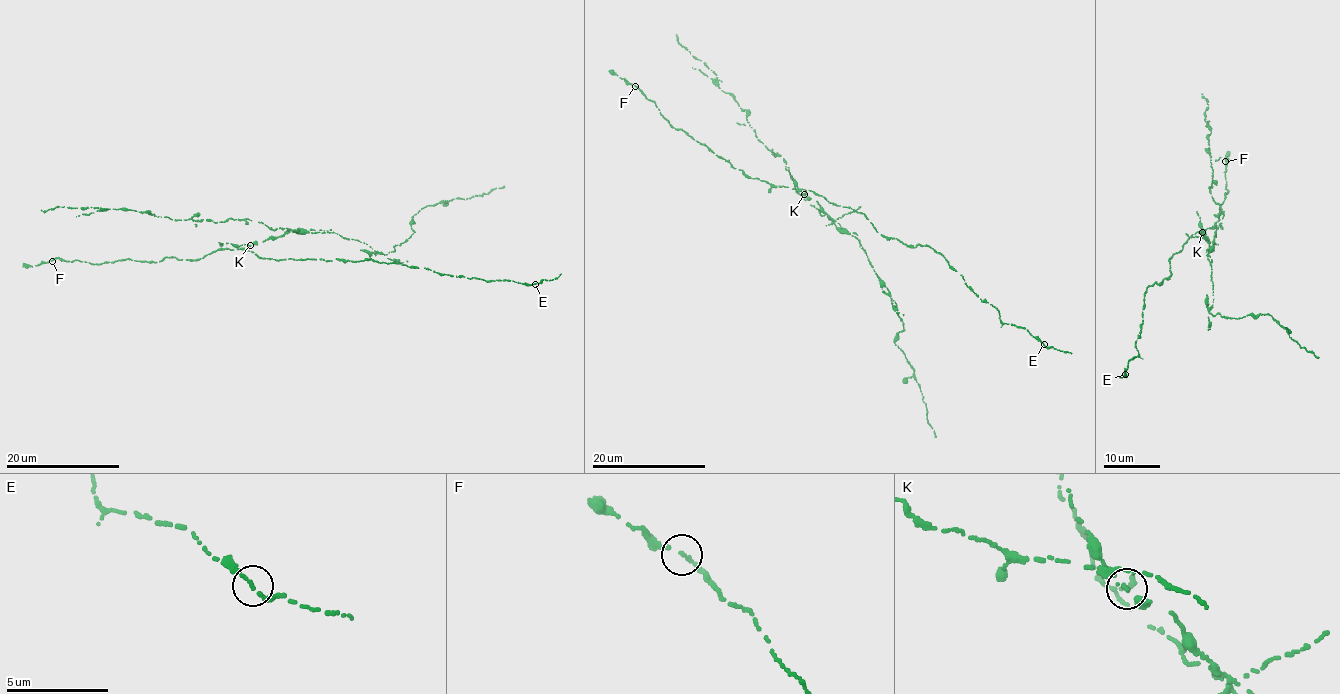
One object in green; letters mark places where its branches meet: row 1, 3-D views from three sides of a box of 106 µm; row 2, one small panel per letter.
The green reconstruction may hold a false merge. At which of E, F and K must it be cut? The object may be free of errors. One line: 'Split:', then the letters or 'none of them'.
Split: K

